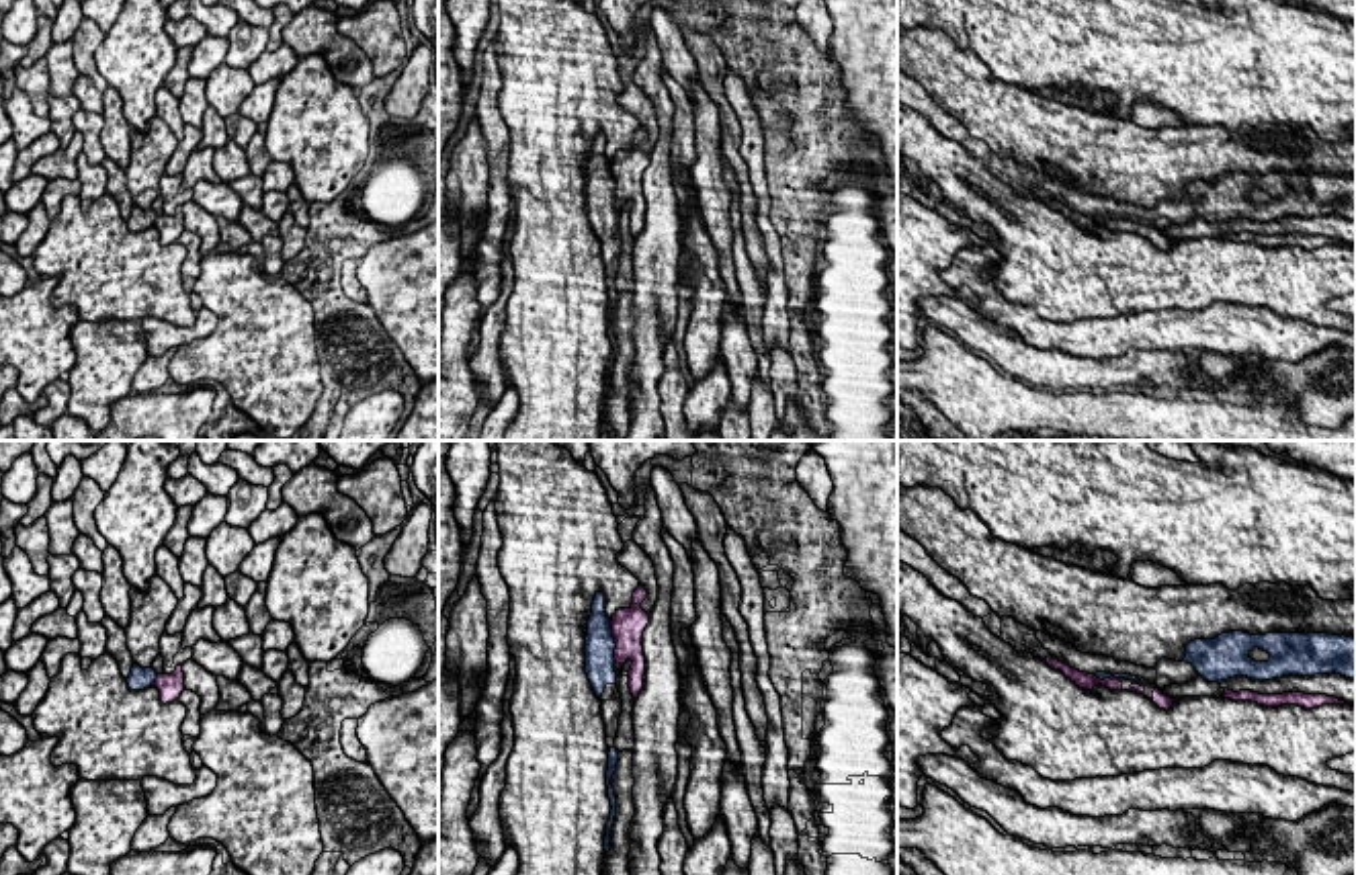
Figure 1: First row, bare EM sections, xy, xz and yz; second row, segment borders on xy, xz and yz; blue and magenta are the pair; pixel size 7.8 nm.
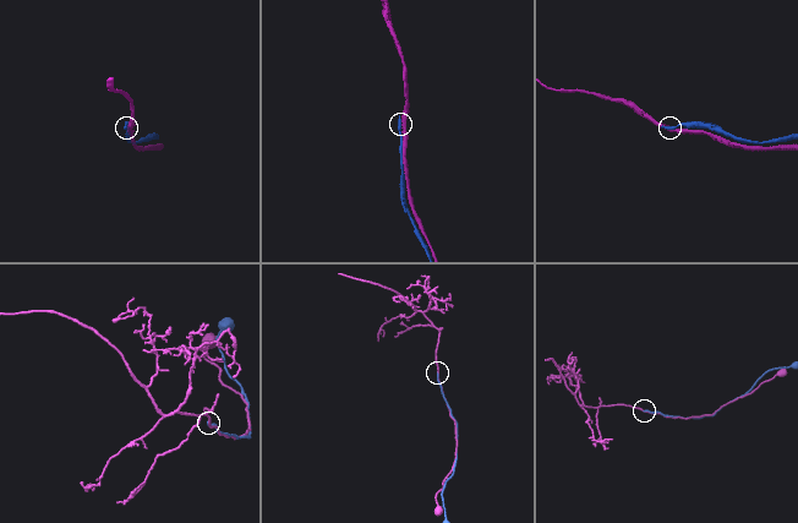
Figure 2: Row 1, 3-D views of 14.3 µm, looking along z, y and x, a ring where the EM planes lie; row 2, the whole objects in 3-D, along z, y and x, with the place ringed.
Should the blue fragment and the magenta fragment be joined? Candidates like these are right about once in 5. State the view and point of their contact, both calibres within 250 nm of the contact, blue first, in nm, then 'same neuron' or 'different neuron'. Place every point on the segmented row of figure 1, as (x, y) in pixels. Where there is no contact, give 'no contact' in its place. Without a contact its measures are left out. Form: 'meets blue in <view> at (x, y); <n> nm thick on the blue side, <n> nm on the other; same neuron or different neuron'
meets blue in xz at (613, 642); 220 nm thick on the blue side, 260 nm on the other; different neuron

